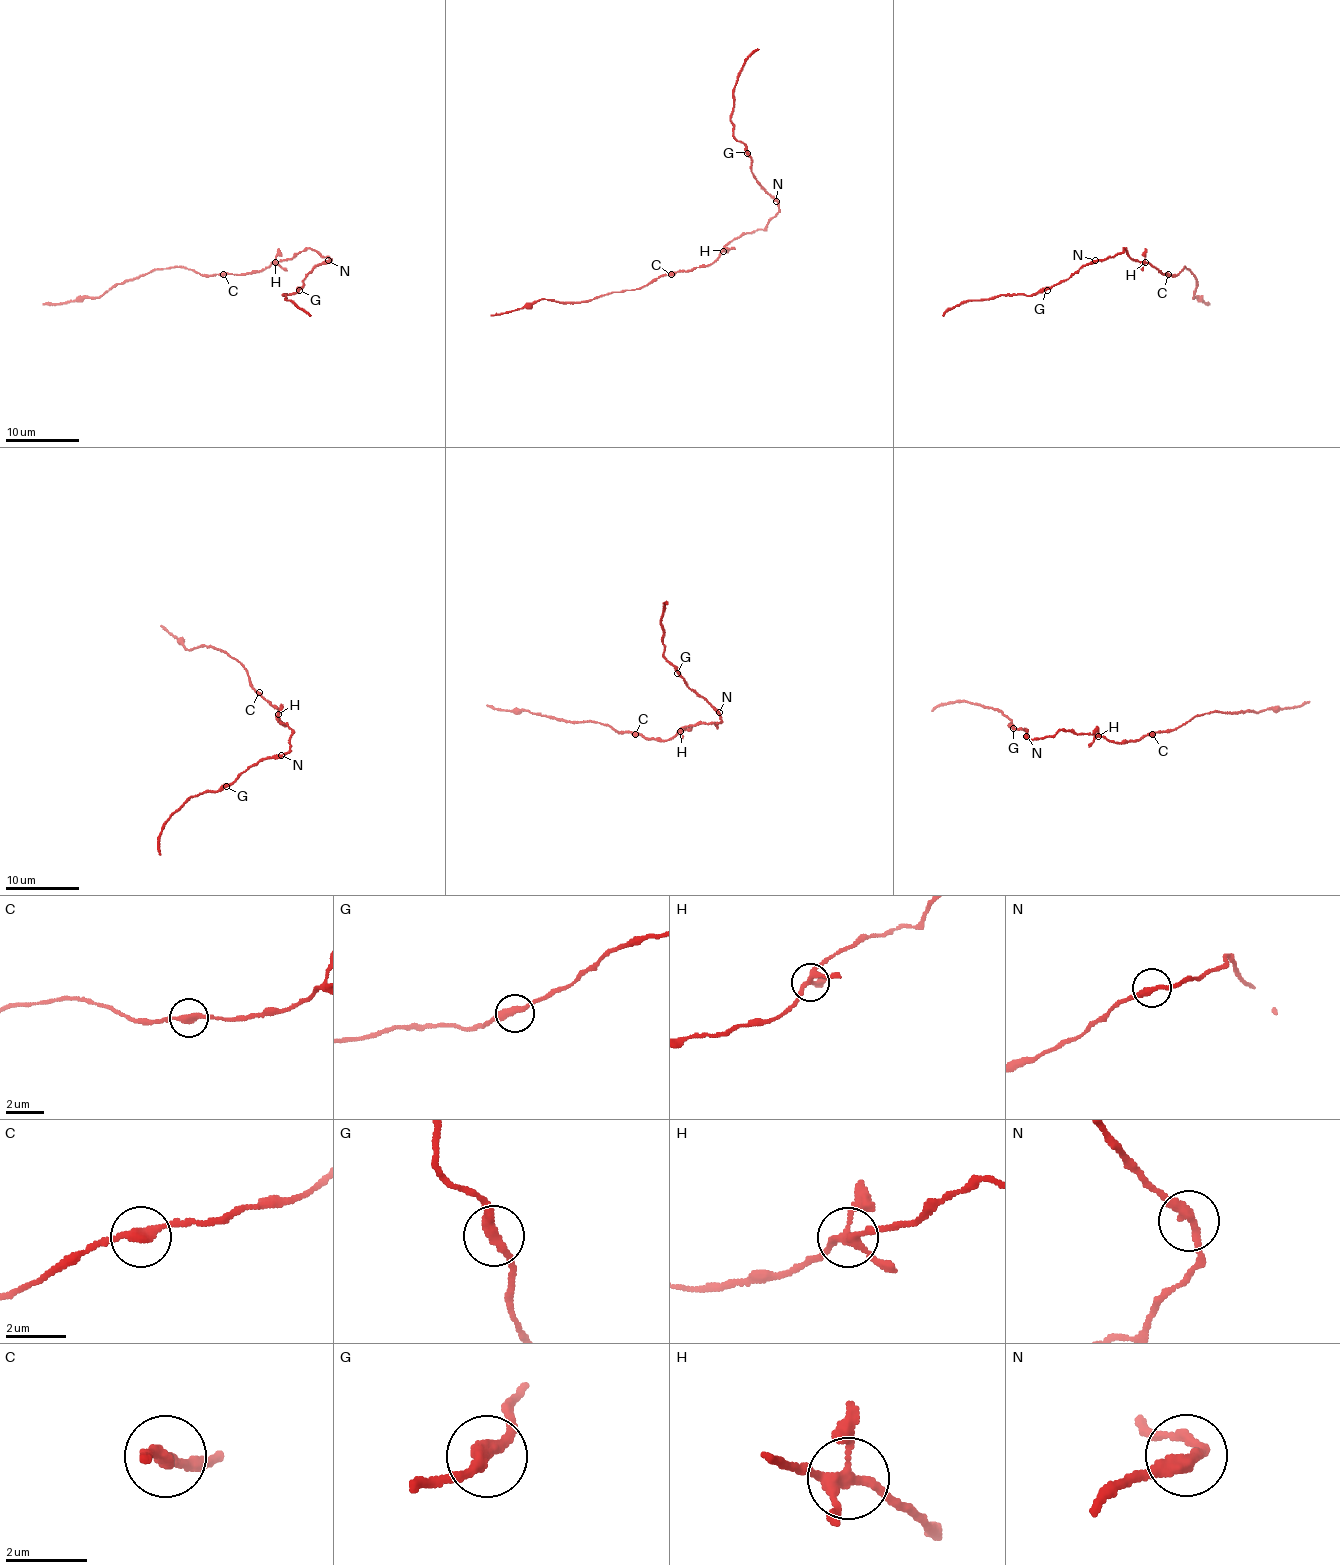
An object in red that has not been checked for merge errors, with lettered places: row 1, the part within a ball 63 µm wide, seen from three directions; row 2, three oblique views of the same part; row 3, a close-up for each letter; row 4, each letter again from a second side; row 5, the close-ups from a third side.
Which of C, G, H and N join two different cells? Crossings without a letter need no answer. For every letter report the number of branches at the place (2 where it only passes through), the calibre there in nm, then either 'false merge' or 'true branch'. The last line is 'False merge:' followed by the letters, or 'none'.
C: 2 | 300 nm | true branch
G: 2 | 320 nm | true branch
H: 4 | 240 nm | true branch
N: 2 | 320 nm | true branch
False merge: none

